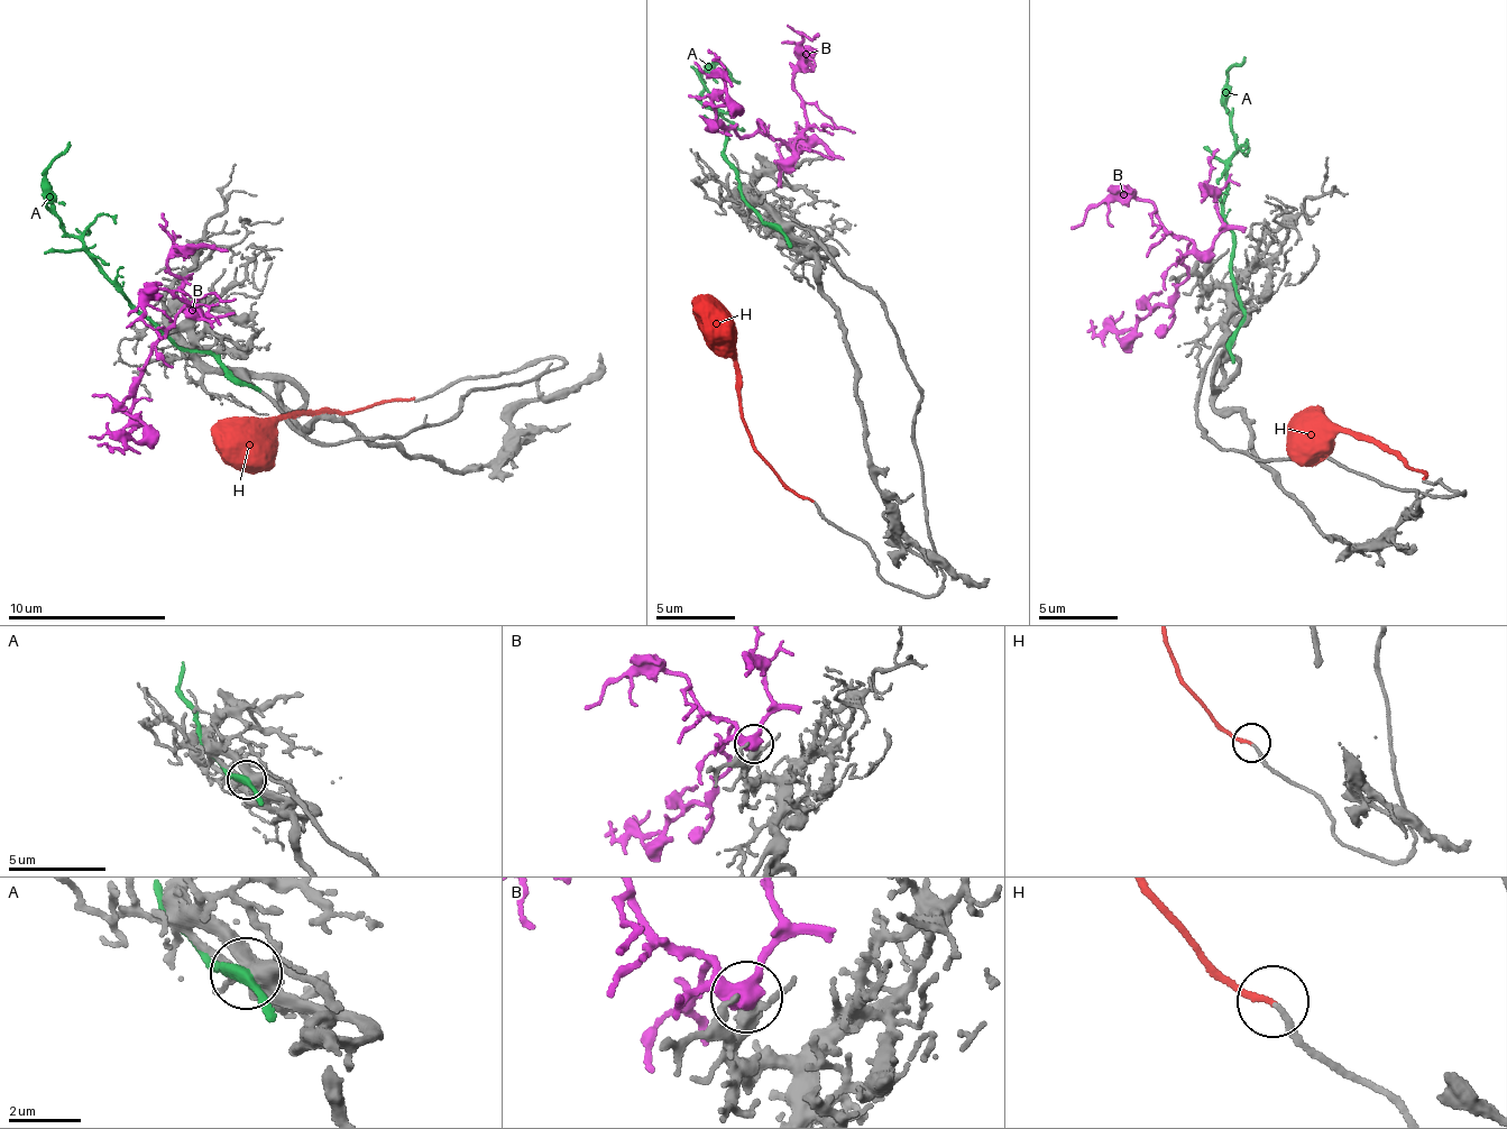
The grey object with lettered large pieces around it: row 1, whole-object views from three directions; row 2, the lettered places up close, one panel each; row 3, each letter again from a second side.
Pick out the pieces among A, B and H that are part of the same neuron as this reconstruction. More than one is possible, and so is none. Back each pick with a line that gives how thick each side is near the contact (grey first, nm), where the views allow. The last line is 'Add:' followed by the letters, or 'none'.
Add: none

